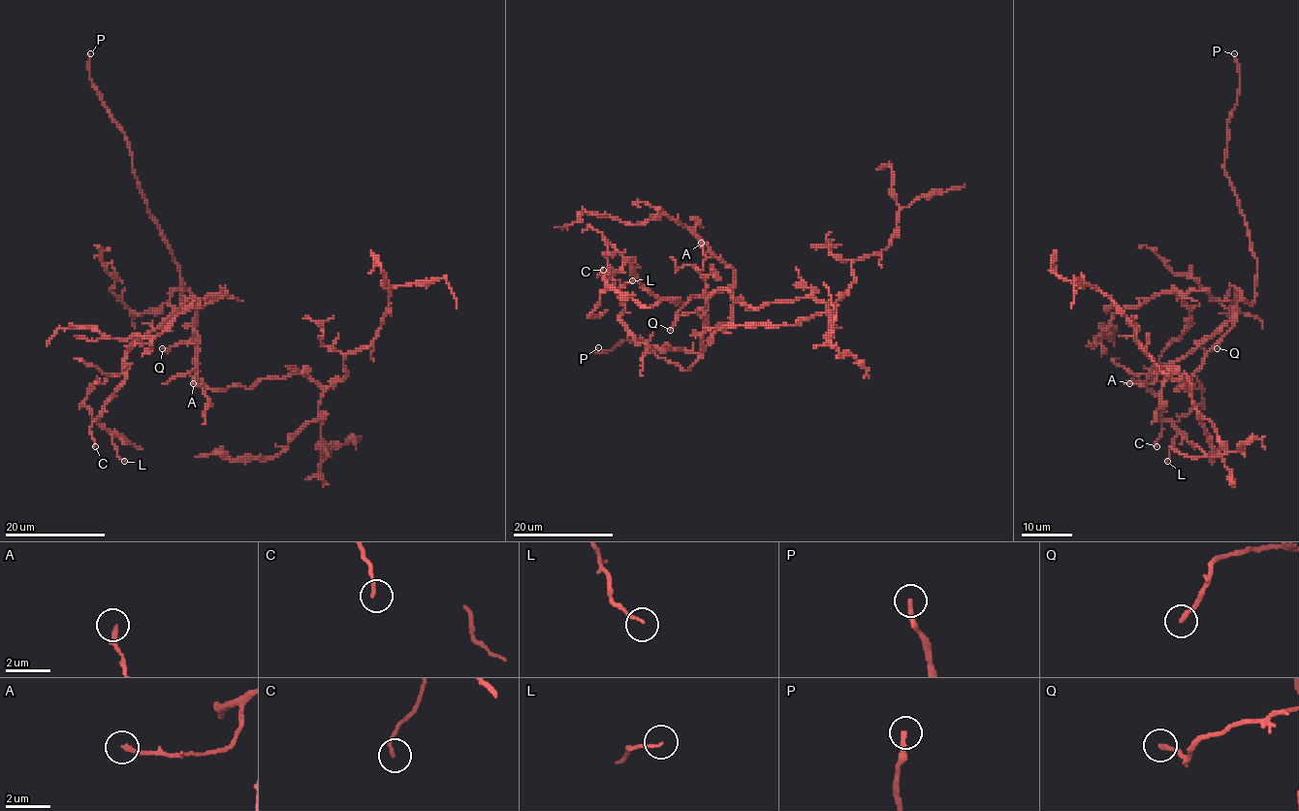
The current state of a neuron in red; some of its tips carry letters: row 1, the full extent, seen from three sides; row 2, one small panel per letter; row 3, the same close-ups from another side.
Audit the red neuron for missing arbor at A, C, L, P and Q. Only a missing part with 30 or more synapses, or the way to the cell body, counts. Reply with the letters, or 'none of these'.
P, Q

